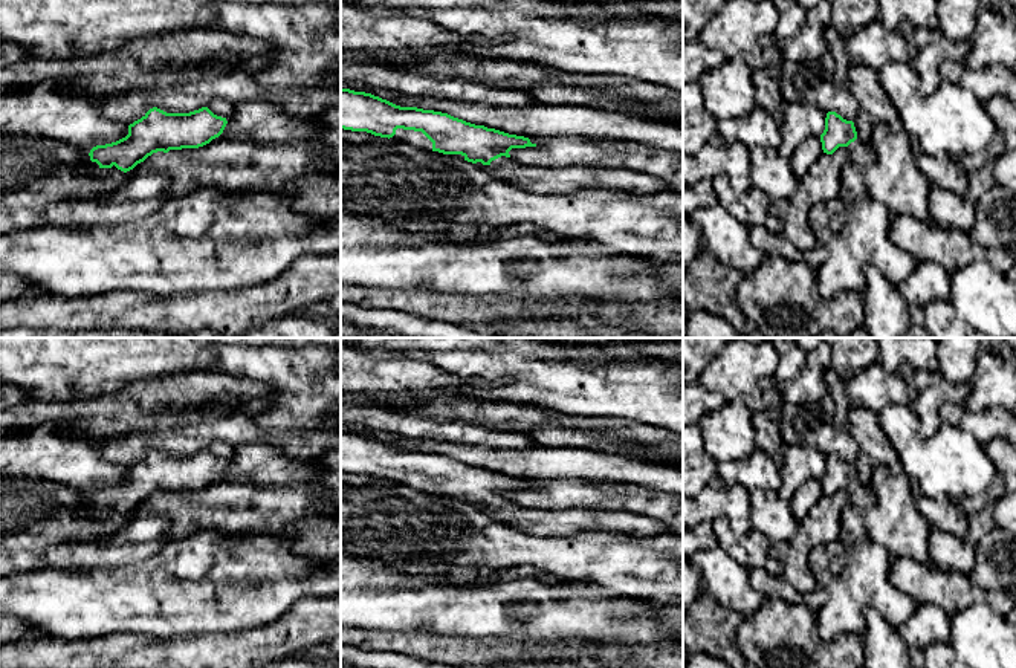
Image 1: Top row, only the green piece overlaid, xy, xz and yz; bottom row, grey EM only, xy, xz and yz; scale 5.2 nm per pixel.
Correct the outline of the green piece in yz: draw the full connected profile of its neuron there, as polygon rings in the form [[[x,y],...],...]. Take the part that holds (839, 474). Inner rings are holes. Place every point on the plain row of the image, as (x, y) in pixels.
[[[836,454],[827,456],[820,485],[827,497],[833,497],[839,489],[846,489],[849,503],[859,511],[865,511],[875,503],[875,494],[871,485],[860,483],[854,465],[843,462]]]

